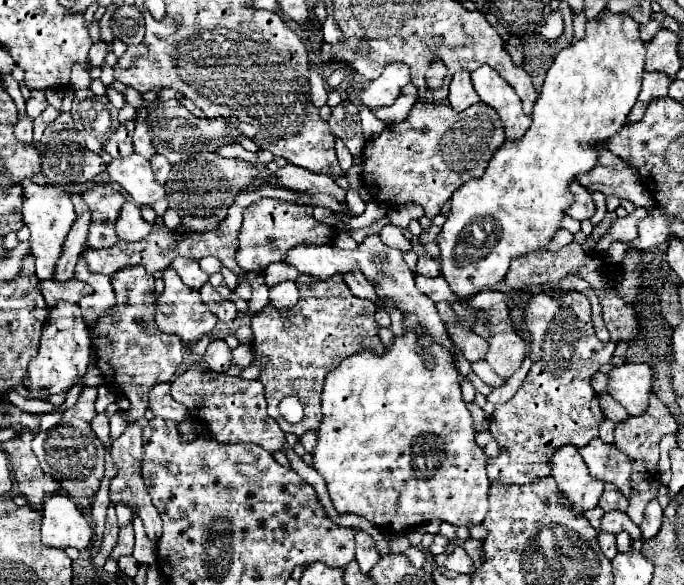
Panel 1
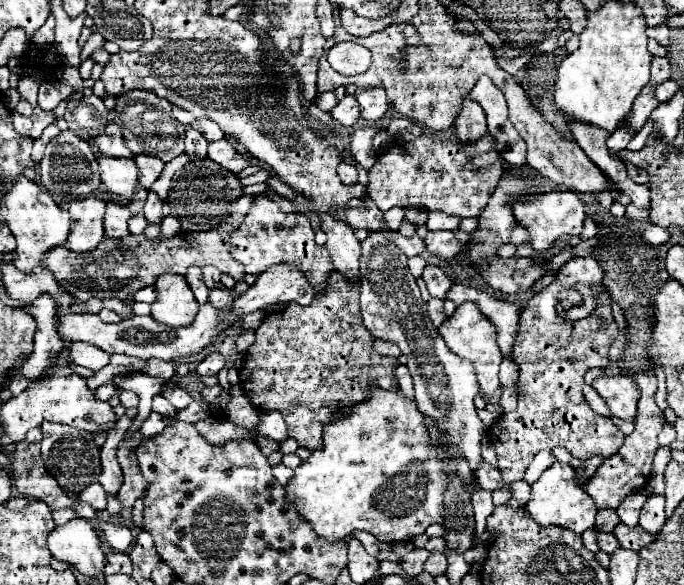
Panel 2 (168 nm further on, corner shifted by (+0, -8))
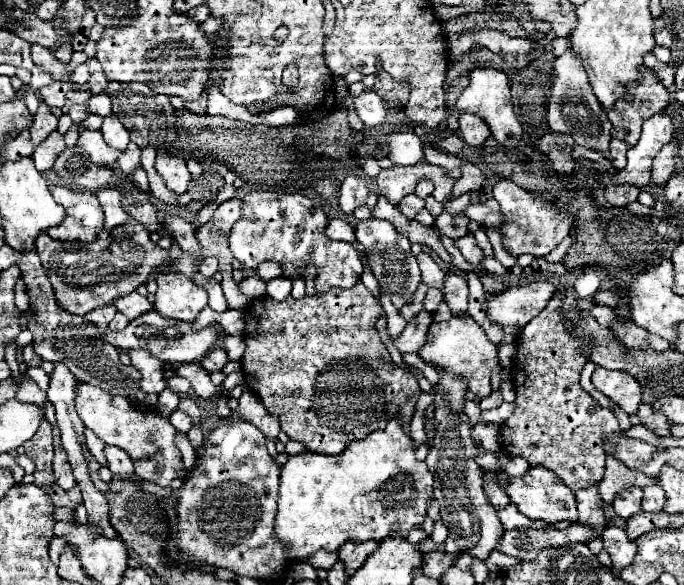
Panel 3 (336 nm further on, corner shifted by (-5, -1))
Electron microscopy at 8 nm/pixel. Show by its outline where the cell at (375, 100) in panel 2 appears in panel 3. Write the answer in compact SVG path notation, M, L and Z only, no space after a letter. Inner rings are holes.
M363 91L359 97L353 97L353 105L355 105L359 119L367 127L375 127L375 125L383 123L385 115L387 115L385 101L375 91Z

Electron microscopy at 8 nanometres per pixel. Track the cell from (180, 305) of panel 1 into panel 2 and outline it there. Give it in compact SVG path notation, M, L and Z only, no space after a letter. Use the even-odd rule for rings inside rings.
M164 272L156 280L158 300L152 304L152 316L166 326L186 326L194 322L198 314L198 302L190 292L184 276Z

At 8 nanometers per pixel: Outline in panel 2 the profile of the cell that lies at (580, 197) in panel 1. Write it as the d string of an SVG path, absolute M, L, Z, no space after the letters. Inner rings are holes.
M552 190L552 192L540 194L534 200L516 202L514 204L514 216L516 216L518 224L522 224L524 228L530 230L532 246L536 250L546 250L562 234L578 236L584 230L586 212L584 212L584 204L580 202L580 198L574 192L570 192L570 190Z

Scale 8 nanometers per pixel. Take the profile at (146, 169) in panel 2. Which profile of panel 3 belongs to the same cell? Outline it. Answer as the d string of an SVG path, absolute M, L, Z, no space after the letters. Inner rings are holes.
M157 153L155 169L165 179L167 187L173 193L185 193L189 189L189 183L193 181L183 157L173 157L169 153Z

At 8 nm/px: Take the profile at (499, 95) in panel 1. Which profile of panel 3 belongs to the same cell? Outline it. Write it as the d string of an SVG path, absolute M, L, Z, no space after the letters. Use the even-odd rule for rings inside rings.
M485 67L485 69L473 69L469 73L469 85L465 87L465 91L459 95L457 103L453 105L455 113L461 115L461 113L471 113L471 115L479 115L491 135L505 147L517 147L519 139L521 139L521 133L523 133L523 127L521 123L517 121L515 113L513 113L513 105L511 105L511 89L509 89L509 79L503 71L499 69L493 69L493 67Z

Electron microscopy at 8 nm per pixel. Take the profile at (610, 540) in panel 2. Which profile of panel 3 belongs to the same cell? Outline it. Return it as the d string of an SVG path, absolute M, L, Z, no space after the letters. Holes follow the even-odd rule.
M571 525L569 529L555 529L555 527L545 527L545 529L531 529L531 527L521 527L521 529L511 529L505 531L503 541L499 541L499 551L511 557L517 557L521 561L535 561L537 551L545 547L565 547L569 543L583 543L591 535L589 527L583 525Z

